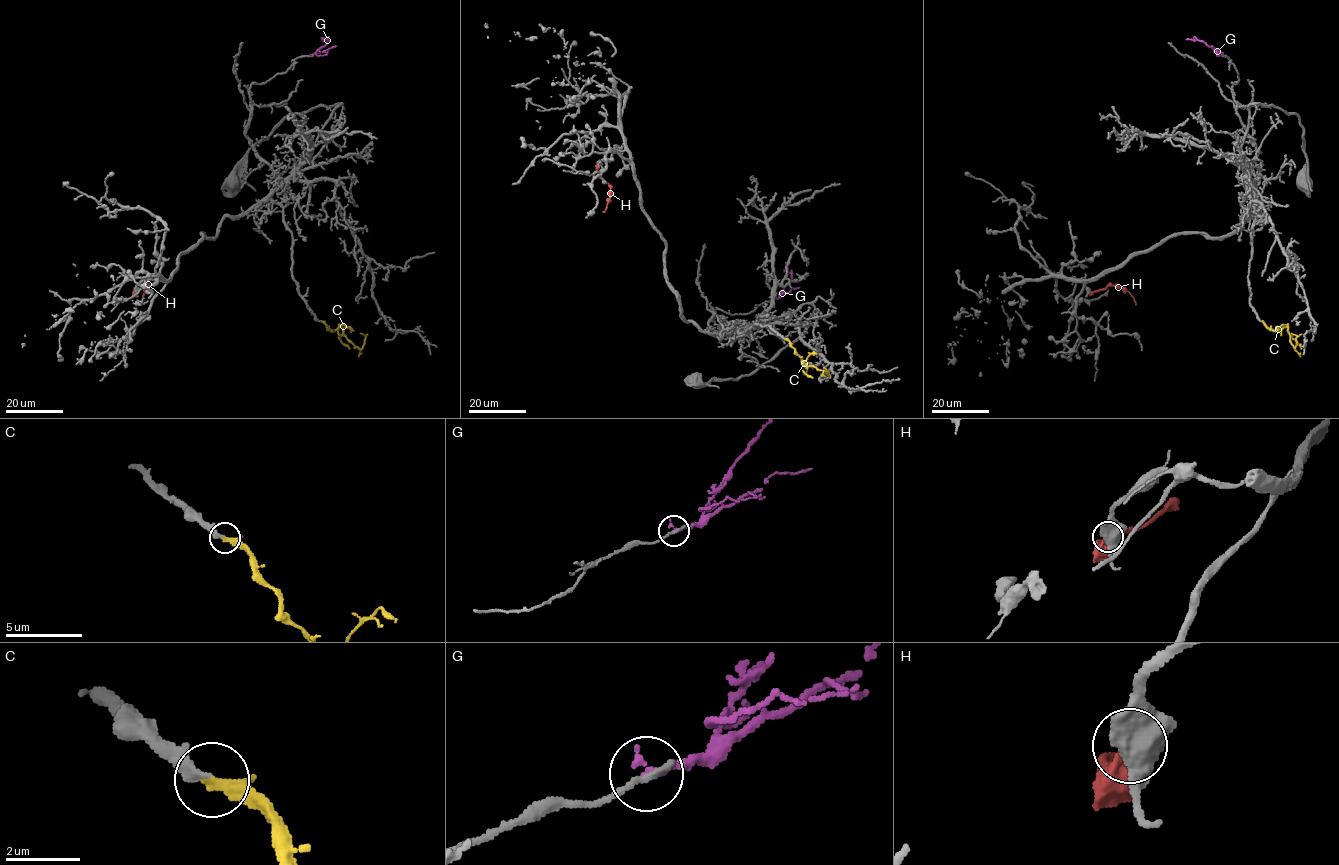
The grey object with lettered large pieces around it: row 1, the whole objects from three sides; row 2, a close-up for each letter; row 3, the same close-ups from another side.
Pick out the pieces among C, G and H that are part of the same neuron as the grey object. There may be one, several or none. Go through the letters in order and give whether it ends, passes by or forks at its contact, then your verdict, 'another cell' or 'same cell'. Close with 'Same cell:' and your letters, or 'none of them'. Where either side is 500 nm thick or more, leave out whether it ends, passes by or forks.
C: it ends there; same cell
G: it ends there; another cell
H: same cell
Same cell: C, H

